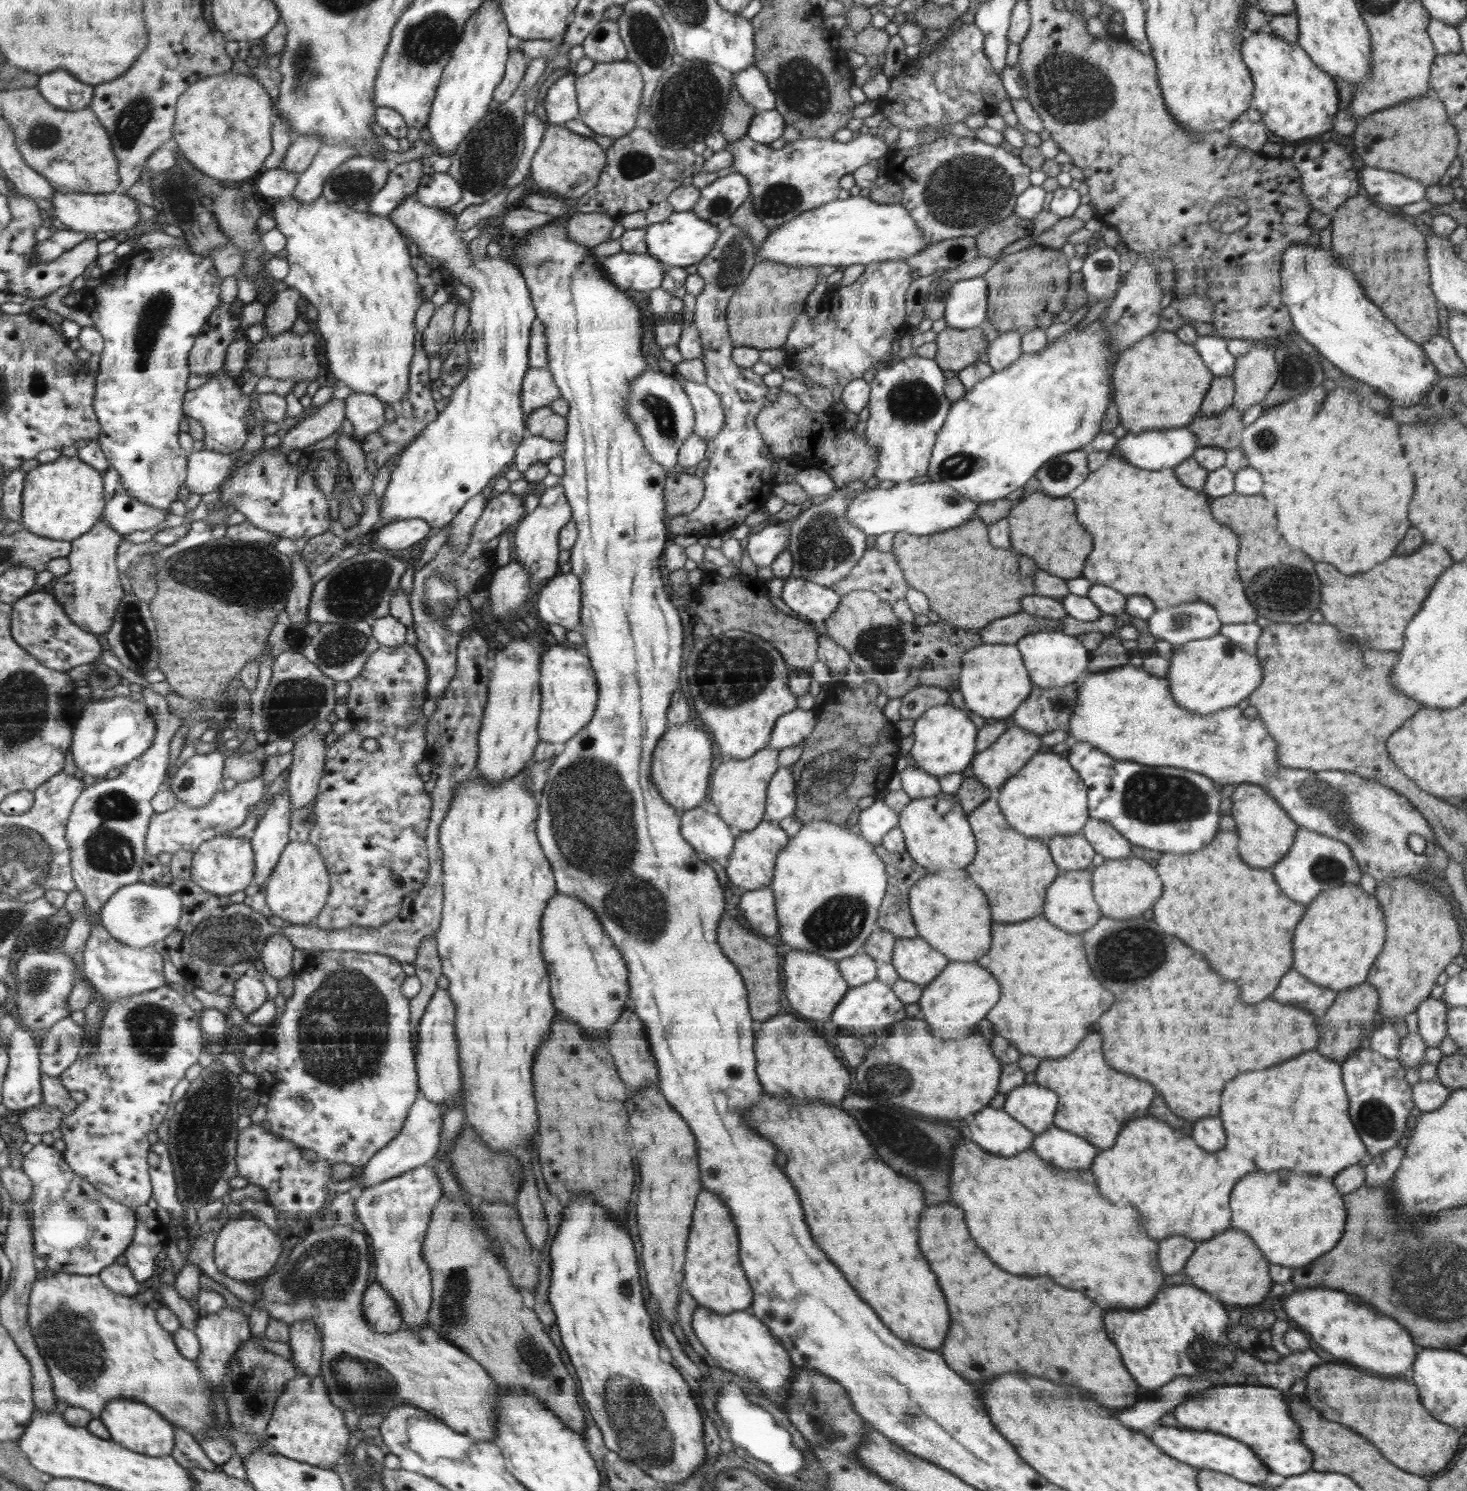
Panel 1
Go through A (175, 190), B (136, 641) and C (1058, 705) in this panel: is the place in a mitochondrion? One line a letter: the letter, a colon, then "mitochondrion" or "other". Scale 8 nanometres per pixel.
A: mitochondrion
B: mitochondrion
C: mitochondrion

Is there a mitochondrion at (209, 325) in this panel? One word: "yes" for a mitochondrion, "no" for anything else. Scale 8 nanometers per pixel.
no

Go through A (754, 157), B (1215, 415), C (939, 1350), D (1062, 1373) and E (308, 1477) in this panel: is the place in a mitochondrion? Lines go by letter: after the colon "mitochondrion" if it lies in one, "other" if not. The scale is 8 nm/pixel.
A: other
B: other
C: other
D: other
E: other

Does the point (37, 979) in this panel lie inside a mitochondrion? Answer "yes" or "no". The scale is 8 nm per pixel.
yes

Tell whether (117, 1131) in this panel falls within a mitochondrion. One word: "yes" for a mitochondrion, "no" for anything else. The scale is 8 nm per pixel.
no

